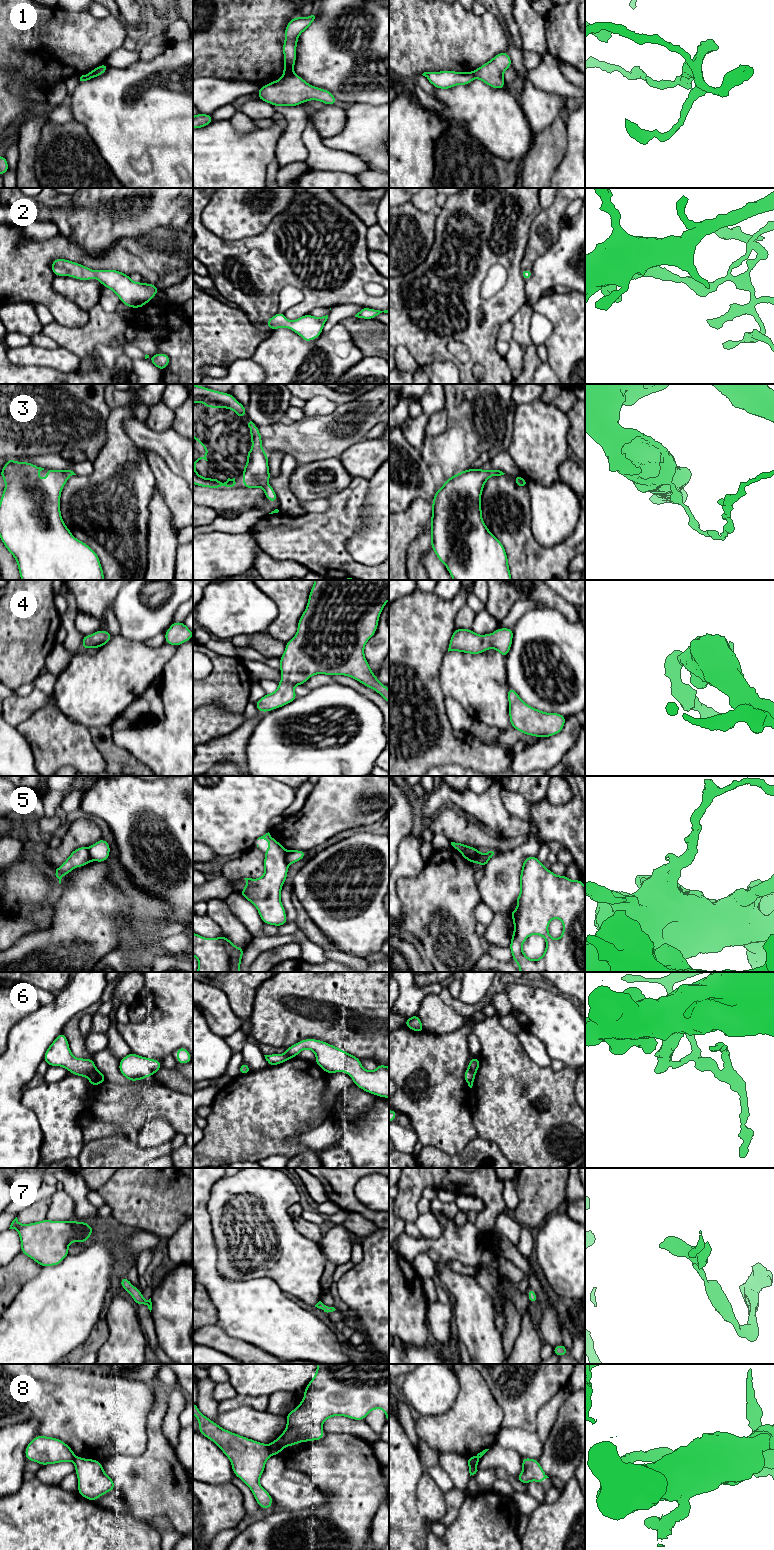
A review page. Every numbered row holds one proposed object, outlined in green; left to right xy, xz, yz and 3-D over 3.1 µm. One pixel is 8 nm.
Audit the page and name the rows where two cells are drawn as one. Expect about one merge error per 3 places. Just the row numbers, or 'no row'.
1, 5, 6, 8

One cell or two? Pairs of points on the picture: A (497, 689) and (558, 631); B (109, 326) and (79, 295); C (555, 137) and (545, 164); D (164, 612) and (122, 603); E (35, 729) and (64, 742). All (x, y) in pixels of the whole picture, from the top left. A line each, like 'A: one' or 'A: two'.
A: two
B: two
C: one
D: one
E: one

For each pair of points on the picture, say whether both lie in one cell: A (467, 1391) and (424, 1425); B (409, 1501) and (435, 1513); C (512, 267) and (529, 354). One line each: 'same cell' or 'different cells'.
A: same cell
B: different cells
C: different cells

